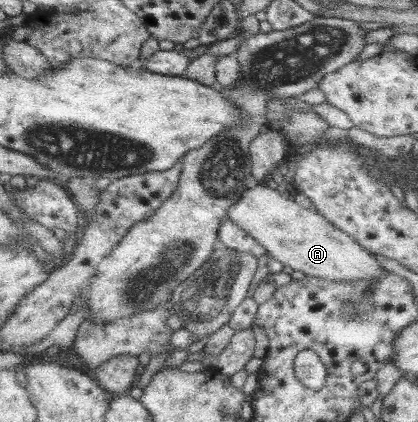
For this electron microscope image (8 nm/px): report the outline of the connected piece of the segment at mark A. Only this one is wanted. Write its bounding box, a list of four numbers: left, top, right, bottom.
[226,182,385,287]

